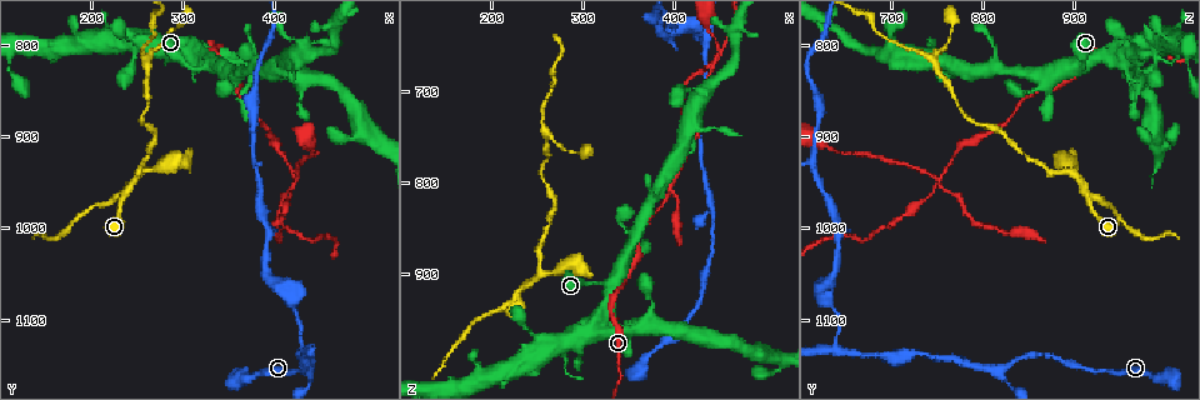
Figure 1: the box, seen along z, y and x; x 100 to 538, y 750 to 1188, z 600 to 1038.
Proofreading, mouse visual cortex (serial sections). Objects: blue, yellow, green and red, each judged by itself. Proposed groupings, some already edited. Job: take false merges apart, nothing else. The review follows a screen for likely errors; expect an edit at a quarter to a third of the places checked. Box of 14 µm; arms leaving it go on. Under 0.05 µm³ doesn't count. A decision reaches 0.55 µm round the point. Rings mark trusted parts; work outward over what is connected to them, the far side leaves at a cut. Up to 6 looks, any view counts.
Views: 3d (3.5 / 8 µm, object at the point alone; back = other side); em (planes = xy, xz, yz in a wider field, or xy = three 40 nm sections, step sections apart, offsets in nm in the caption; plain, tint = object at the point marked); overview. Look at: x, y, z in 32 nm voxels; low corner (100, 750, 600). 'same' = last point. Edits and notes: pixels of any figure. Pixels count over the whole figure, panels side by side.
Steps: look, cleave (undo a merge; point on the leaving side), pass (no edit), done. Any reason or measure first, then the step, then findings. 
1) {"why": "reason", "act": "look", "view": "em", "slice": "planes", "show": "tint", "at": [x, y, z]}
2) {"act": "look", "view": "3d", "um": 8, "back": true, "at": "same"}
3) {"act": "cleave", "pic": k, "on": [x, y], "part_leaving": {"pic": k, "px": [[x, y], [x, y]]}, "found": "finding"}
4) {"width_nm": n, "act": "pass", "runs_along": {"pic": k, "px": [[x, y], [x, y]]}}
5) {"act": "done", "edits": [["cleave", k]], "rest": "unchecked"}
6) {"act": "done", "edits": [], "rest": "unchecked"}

{"why": "three-way junction", "act": "look", "view": "3d", "um": 3.5, "at": [230, 970, 915]}

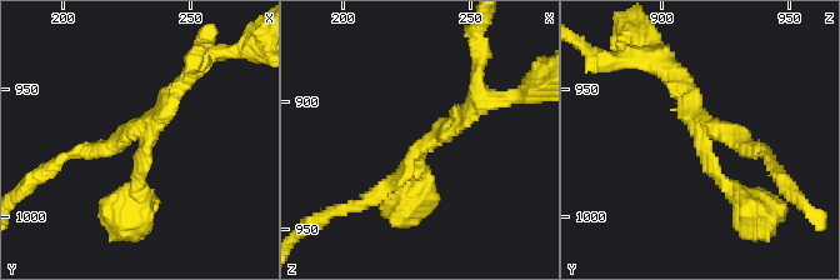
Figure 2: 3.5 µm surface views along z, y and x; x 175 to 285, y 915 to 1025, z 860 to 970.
{"why": "need the tissue", "act": "look", "view": "em", "slice": "xy", "step": 1, "show": "tint", "at": [233, 971, 917]}

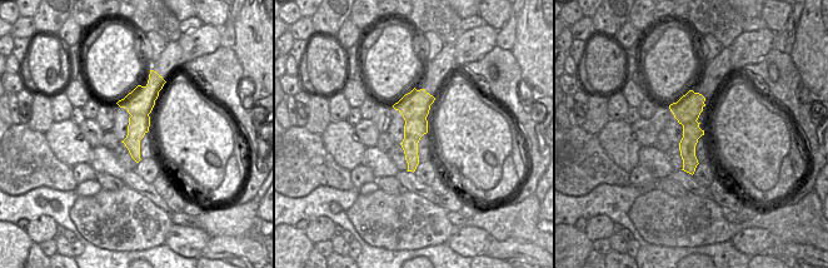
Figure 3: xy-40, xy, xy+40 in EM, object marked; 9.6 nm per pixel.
{"arm_widths_nm": [150, 200, 250], "act": "cleave", "pic": 2, "on": [745, 133], "part_leaving": {"pic": 2, "px": [[704, 131], [689, 89], [638, 58]]}, "found": "a second cell is stuck on"}

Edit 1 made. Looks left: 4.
{"act": "look", "view": "overview"}

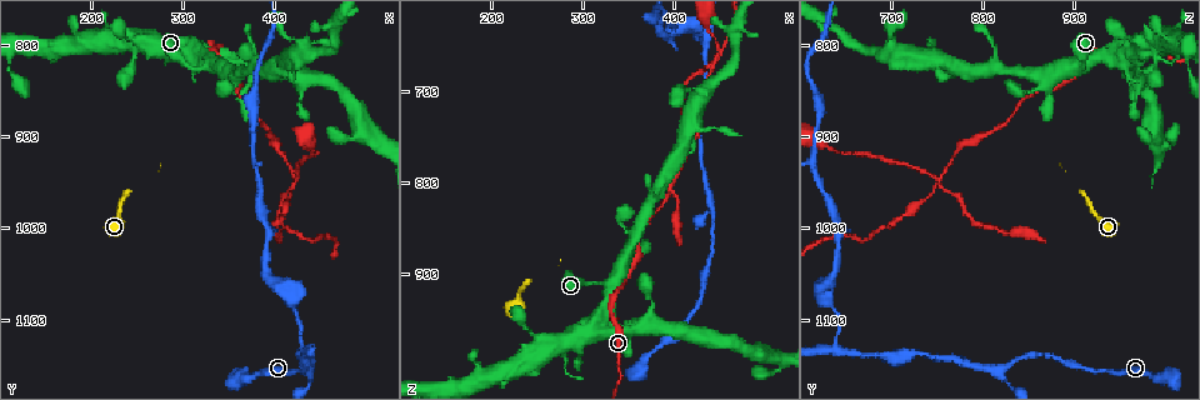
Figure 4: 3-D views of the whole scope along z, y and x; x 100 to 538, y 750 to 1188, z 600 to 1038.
{"why": "branch point", "act": "look", "view": "3d", "um": 3.5, "at": [440, 1155, 820]}

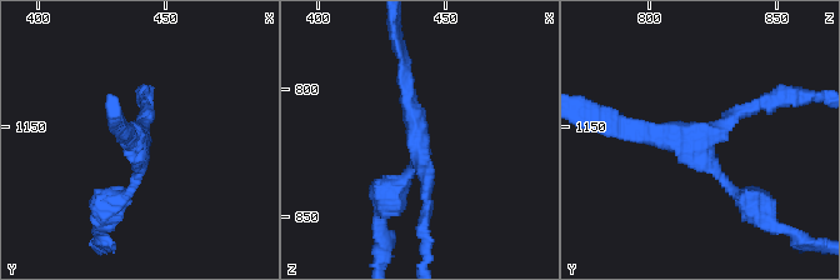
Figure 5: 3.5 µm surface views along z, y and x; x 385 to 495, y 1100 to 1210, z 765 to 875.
{"arms": 3, "arm_widths_nm": [150, 200, 250], "act": "look", "view": "em", "slice": "planes", "show": "tint", "at": [439, 1154, 821]}

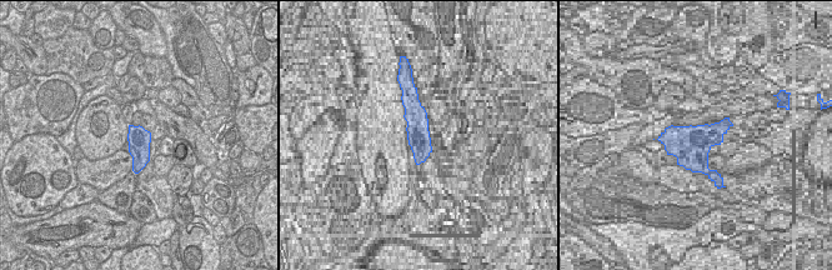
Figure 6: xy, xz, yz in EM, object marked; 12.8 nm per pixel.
{"act": "look", "view": "em", "slice": "xy", "step": 2, "show": "tint", "at": "same"}

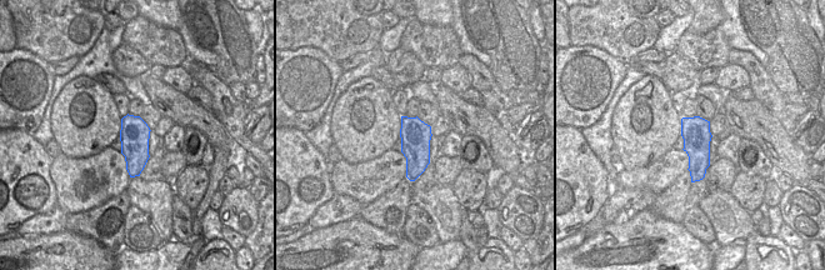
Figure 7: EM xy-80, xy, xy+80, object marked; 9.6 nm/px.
{"act": "pass", "runs_along": {"pic": 5, "px": [[775, 103], [708, 138], [624, 130]]}, "found": "continuous, no second cell"}

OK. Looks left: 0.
{"act": "done", "edits": [["cleave", 2]], "rest": "unchecked"}

